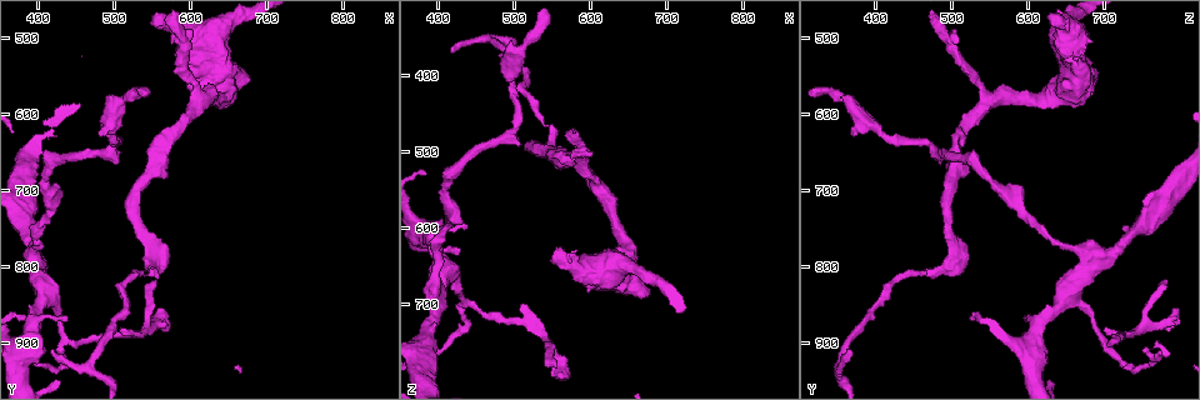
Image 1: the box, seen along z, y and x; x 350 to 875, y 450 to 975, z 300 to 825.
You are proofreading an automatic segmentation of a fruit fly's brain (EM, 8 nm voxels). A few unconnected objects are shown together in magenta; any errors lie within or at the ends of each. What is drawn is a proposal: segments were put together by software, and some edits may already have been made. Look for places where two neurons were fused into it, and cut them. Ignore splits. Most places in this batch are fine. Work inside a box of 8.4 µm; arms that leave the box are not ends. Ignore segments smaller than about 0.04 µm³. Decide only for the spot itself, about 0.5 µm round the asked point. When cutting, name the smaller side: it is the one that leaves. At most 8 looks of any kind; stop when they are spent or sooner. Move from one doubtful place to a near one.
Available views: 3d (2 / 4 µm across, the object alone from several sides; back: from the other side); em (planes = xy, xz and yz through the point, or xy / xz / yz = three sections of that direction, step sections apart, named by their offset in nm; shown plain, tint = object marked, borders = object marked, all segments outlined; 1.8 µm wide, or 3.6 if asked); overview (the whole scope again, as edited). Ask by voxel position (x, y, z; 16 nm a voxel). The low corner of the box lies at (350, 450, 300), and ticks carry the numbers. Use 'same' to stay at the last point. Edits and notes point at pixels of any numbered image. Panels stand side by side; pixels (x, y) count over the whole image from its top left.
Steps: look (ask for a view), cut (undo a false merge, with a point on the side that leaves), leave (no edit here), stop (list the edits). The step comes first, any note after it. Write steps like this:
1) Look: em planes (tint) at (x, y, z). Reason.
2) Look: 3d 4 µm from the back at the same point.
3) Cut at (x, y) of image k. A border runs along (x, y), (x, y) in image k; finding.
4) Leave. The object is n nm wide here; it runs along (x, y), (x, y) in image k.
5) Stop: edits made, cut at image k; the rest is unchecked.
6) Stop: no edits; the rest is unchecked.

Look: em planes (plain) at (435, 895, 700). Abrupt turn.

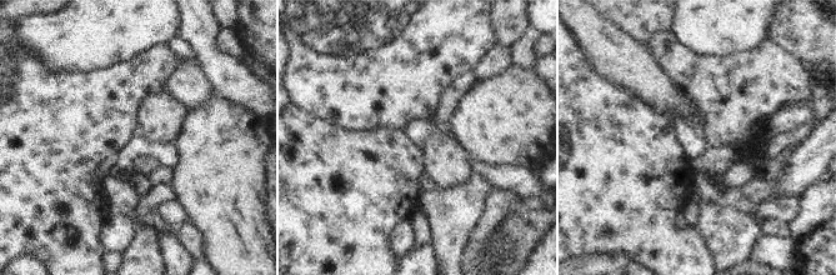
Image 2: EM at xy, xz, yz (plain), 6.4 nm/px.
Look: em planes (tint) at the same point.

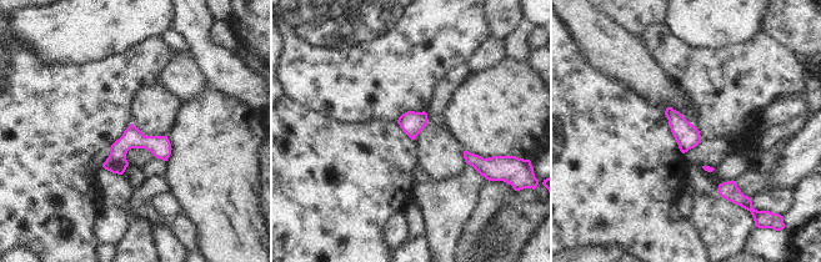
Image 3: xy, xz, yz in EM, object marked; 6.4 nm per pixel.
Leave. Continuous, no second neuron.

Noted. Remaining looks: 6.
Look: em planes (plain) at (395, 795, 680). Abrupt turn.

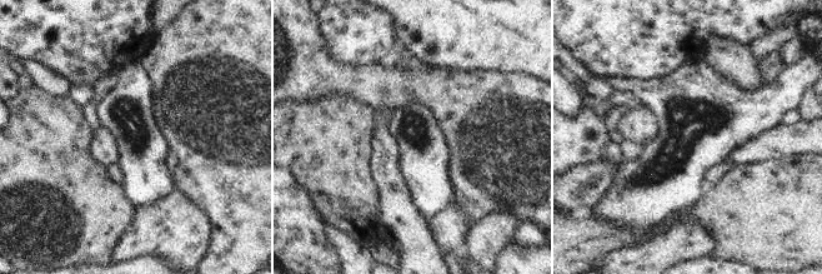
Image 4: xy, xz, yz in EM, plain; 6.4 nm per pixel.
Look: em planes (tint) at the same point. Where the object lies.

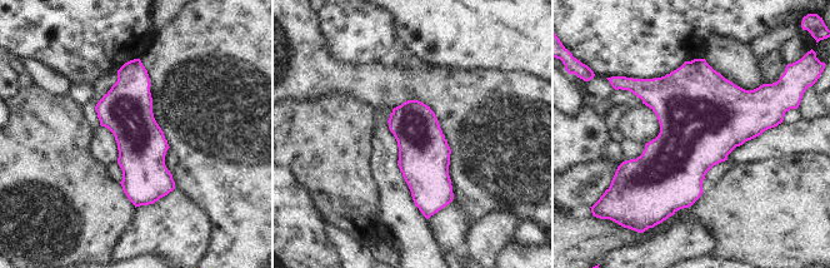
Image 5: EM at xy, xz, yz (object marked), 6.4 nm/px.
Leave. The object is 320 nm wide here; it runs along (136, 61), (136, 133), (145, 202) in image 5; continuous, no second neuron.

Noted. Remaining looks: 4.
Look: em planes (tint) at (470, 930, 350). Abrupt turn.

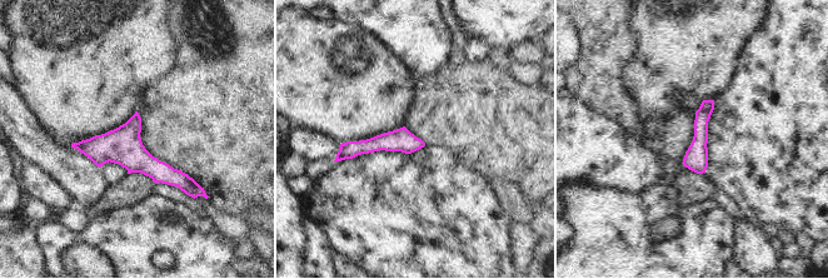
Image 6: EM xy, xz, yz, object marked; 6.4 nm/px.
Leave. It runs along (76, 145), (125, 148), (193, 187) in image 6; continuous, no second neuron.

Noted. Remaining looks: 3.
Stop: no edits; the rest is unchecked.

